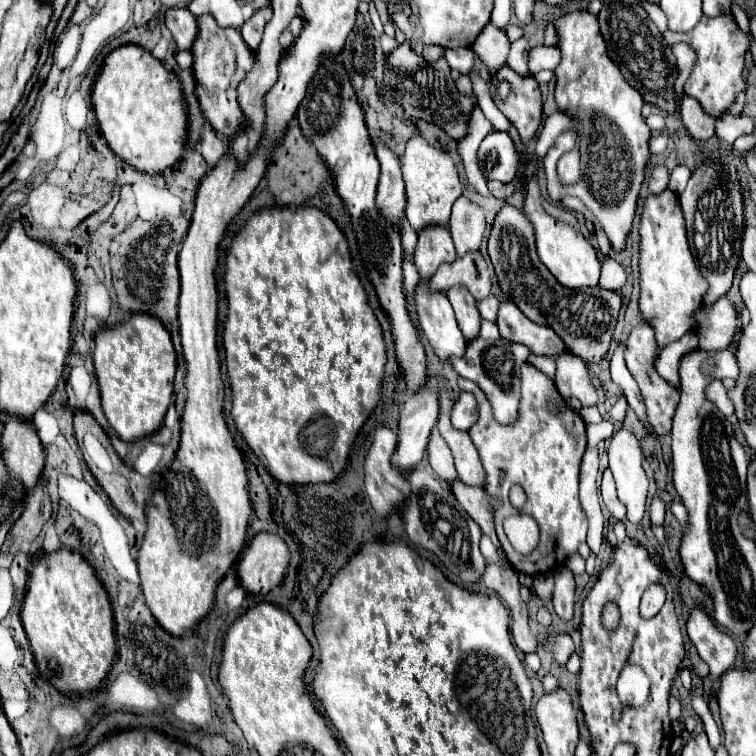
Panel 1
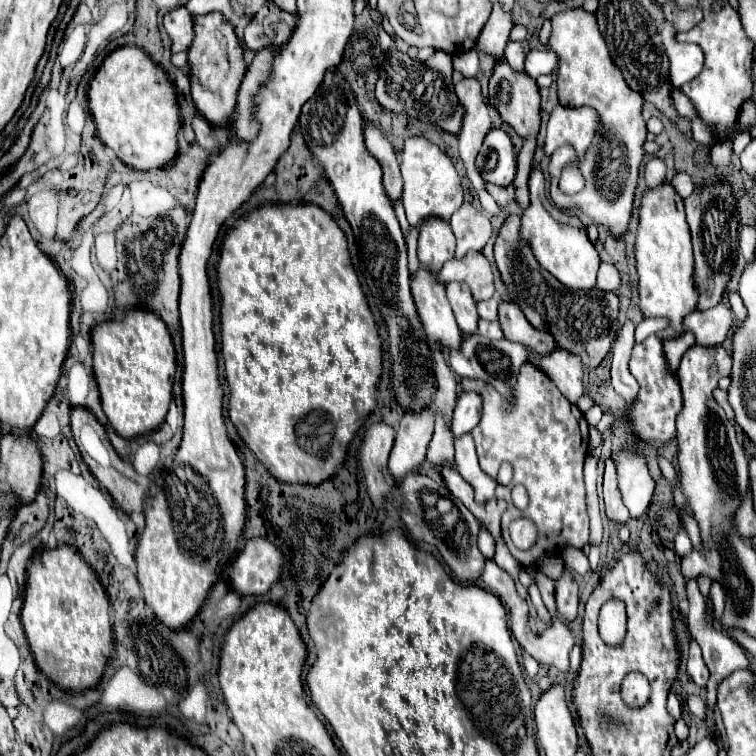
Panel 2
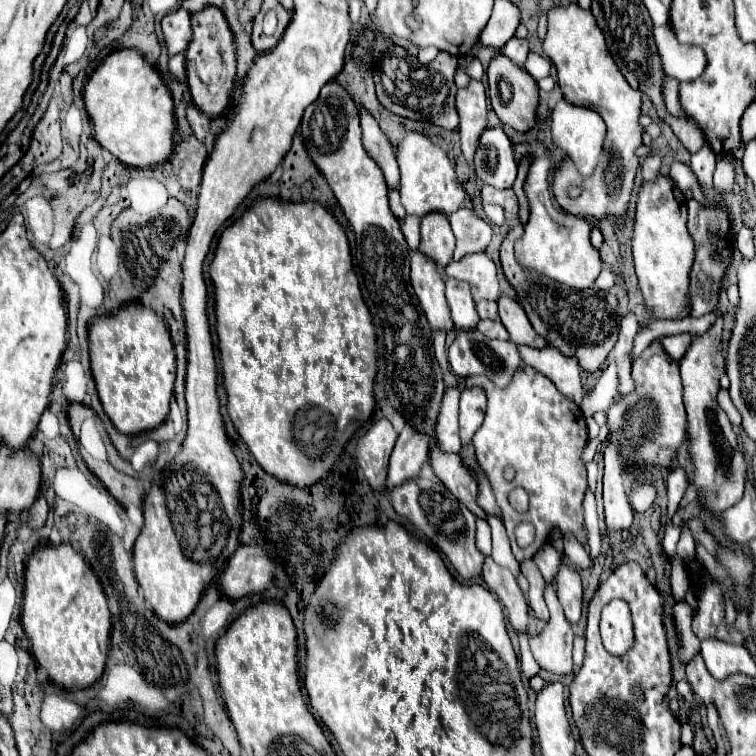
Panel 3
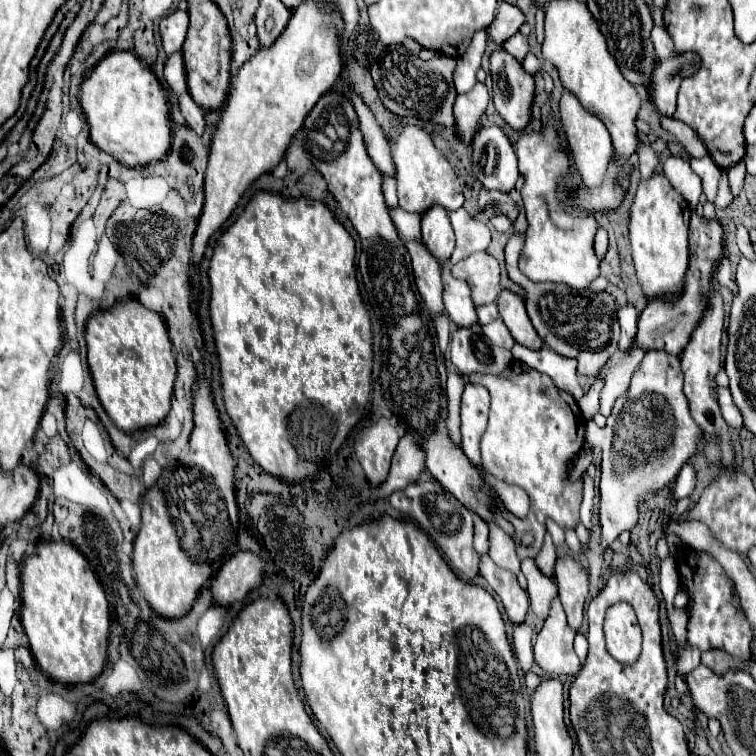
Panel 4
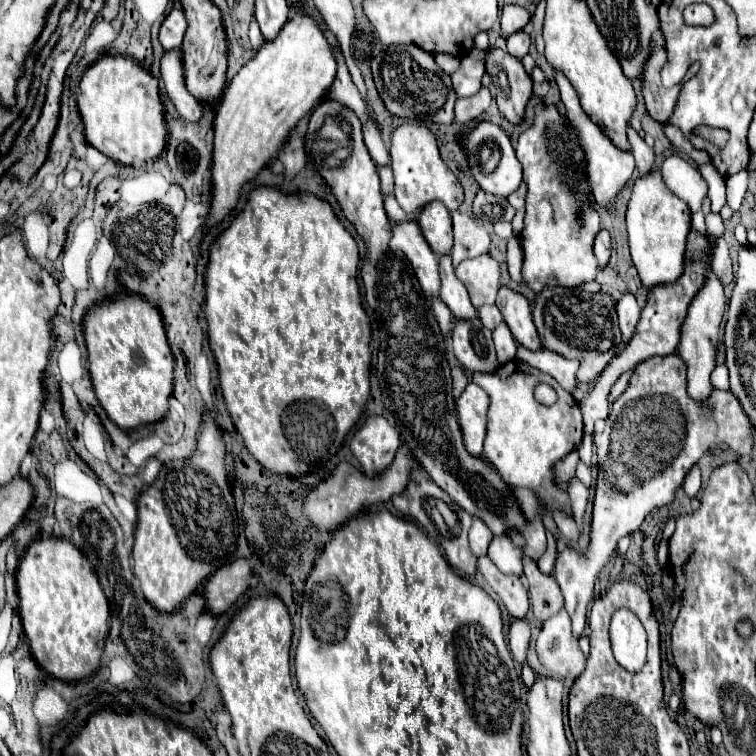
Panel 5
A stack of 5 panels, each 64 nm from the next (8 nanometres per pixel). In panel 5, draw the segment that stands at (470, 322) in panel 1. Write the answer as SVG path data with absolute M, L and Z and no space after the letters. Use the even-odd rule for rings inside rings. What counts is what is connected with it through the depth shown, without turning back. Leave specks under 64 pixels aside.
M450 256L440 258L440 278L442 278L440 298L450 308L452 316L456 320L472 320L472 318L476 318L476 308L470 304L468 290L464 288L464 284L456 278Z

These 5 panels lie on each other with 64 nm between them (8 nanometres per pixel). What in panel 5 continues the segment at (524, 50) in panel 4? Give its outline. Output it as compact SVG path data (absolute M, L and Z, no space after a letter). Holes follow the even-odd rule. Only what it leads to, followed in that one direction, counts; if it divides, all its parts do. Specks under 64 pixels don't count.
M520 30L520 32L512 34L512 36L508 36L506 44L508 44L508 52L512 56L516 56L518 60L522 60L528 54L528 48L530 48L530 36Z

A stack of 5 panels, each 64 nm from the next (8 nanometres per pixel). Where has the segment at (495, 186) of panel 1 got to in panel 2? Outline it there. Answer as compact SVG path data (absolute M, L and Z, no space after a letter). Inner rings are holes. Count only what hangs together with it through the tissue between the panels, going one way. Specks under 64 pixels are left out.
M486 184L486 190L492 194L492 198L500 204L500 206L504 206L504 204L508 204L508 202L512 202L514 200L514 186L510 184L510 186L496 186L496 184Z

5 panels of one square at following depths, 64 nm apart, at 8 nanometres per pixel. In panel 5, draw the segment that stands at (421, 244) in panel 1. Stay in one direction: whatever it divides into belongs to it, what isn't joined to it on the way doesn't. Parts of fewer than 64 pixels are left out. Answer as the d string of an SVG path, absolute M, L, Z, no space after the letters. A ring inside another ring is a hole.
M440 202L428 204L418 216L420 230L434 254L444 256L452 250L452 220L450 212Z

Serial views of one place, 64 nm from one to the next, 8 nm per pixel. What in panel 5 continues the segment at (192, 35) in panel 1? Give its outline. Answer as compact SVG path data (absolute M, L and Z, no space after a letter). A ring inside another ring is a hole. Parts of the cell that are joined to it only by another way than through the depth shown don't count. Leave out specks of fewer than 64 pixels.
M172 10L162 26L160 26L160 44L164 46L164 50L178 50L182 46L182 38L186 32L186 16L182 10Z

